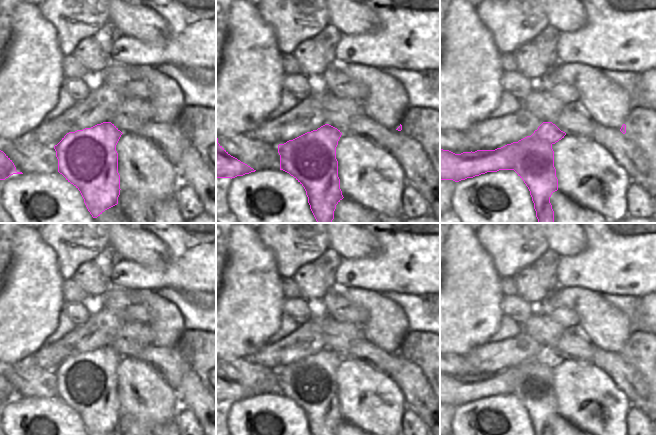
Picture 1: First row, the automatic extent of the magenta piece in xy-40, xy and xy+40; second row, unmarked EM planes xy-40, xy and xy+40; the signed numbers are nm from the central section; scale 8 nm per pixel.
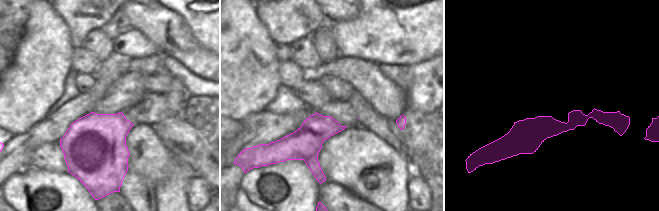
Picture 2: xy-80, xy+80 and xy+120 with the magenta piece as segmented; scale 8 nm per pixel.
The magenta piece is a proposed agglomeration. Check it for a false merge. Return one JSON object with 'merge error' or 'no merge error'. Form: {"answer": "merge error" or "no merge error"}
{"answer": "merge error"}

